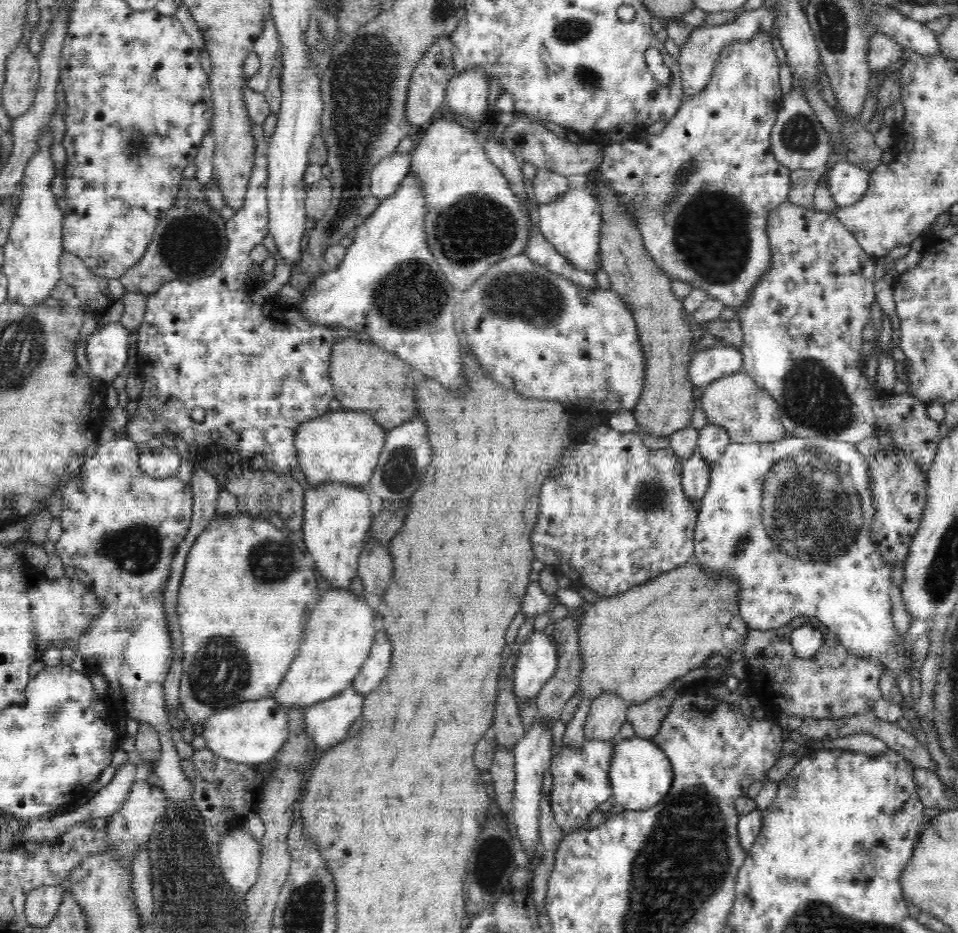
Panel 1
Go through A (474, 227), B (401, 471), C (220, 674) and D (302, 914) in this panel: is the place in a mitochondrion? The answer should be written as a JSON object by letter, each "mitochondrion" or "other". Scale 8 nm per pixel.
{"A":"mitochondrion","B":"mitochondrion","C":"mitochondrion","D":"mitochondrion"}

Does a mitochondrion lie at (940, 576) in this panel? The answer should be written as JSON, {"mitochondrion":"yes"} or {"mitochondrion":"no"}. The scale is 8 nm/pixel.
{"mitochondrion":"yes"}

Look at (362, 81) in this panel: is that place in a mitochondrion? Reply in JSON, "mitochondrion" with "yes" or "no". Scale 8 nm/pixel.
{"mitochondrion":"yes"}

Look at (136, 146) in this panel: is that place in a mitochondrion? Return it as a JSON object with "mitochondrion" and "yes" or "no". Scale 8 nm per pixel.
{"mitochondrion":"yes"}

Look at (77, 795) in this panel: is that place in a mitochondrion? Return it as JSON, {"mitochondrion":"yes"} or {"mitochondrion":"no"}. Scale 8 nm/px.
{"mitochondrion":"no"}

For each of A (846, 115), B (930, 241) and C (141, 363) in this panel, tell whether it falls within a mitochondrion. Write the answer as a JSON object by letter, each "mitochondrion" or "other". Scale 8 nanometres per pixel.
{"A":"other","B":"other","C":"other"}

